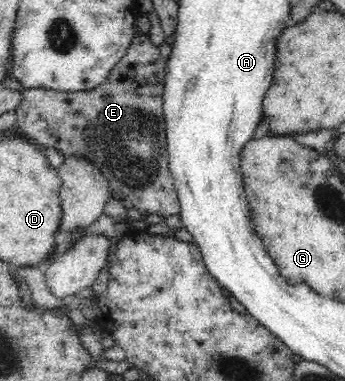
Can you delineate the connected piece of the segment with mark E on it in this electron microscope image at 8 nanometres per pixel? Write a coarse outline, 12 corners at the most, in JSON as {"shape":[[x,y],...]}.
{"shape":[[148,34],[107,80],[24,89],[16,125],[173,216],[166,60]]}

